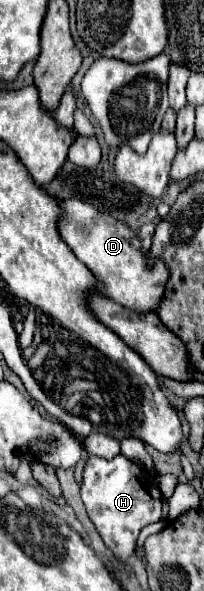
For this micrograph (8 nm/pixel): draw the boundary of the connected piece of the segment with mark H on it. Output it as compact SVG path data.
M118 454L114 460L104 460L98 456L88 456L84 474L82 474L82 502L90 520L94 522L98 534L102 536L104 544L114 552L116 560L126 562L136 548L136 538L140 530L152 522L160 520L162 512L162 492L158 490L158 482L152 476L150 492L142 482L144 470L128 460L126 456Z

